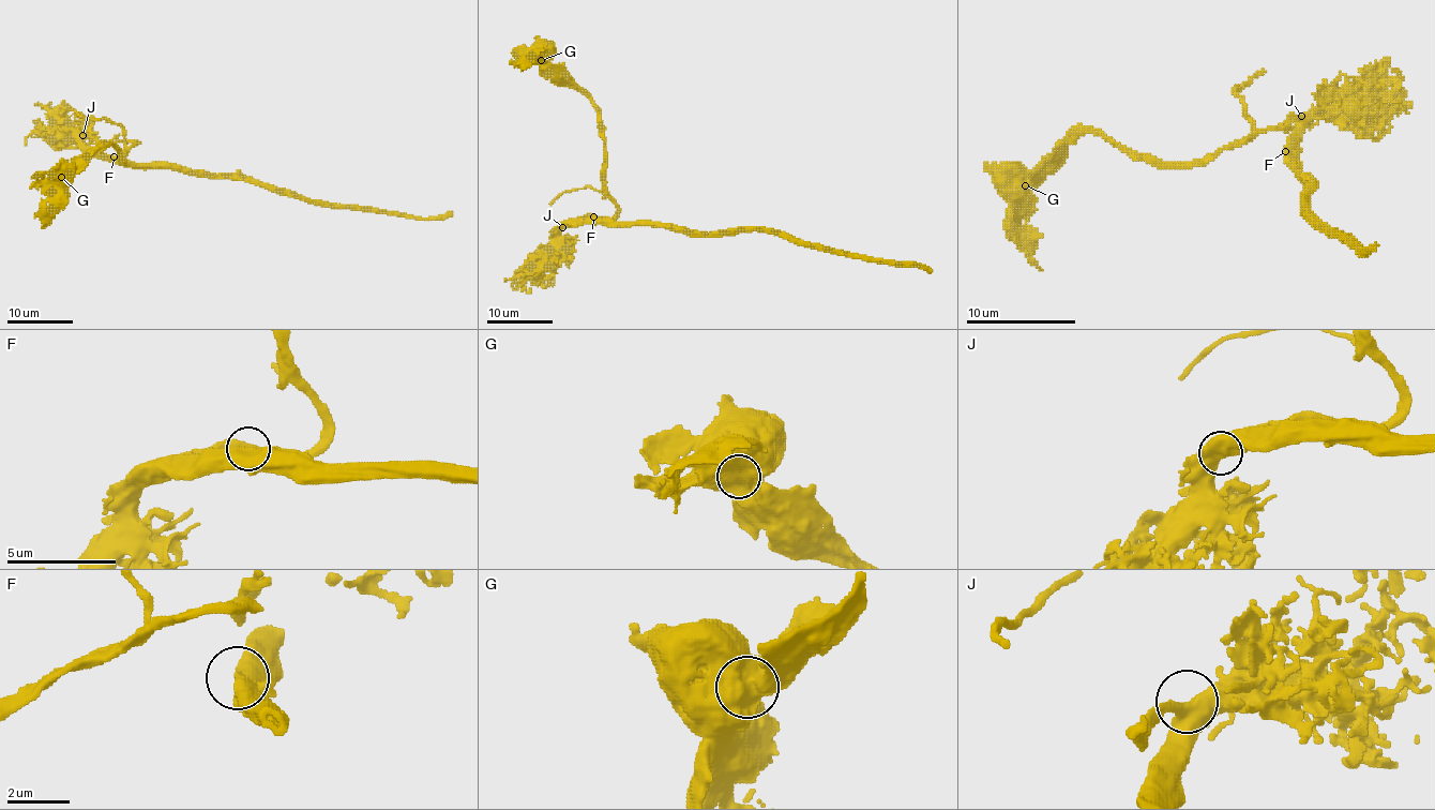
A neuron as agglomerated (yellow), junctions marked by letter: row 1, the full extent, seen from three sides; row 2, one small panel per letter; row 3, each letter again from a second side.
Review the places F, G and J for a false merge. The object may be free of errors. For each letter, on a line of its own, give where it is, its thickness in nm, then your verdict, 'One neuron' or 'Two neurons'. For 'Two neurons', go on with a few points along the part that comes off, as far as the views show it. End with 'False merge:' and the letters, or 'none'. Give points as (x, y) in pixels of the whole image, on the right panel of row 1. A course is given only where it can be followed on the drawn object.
F: Place: (1285, 151). Thickness 550 nm. One neuron
G: Place: (1025, 185). Thickness 850 nm. Two neurons. Course of the part to remove: (1026, 184), (1037, 184), (1081, 130), (1161, 165), (1202, 165), (1252, 132), (1235, 91), (1263, 69)
J: Place: (1301, 116). Thickness 500 nm. One neuron
False merge: G

